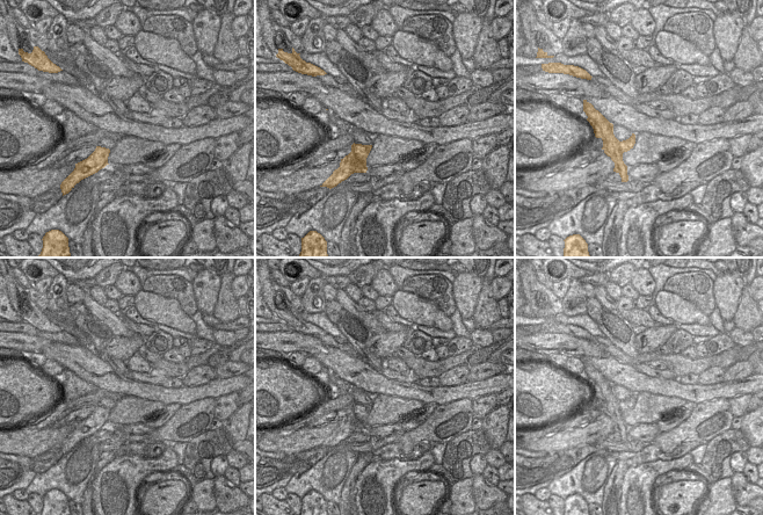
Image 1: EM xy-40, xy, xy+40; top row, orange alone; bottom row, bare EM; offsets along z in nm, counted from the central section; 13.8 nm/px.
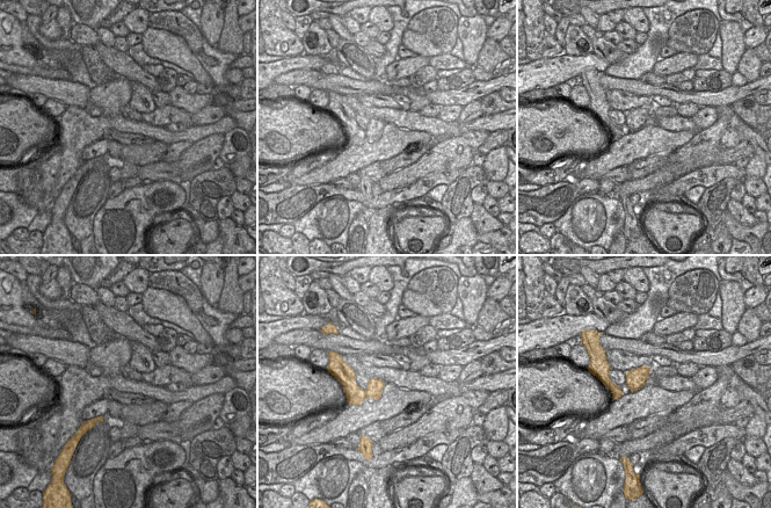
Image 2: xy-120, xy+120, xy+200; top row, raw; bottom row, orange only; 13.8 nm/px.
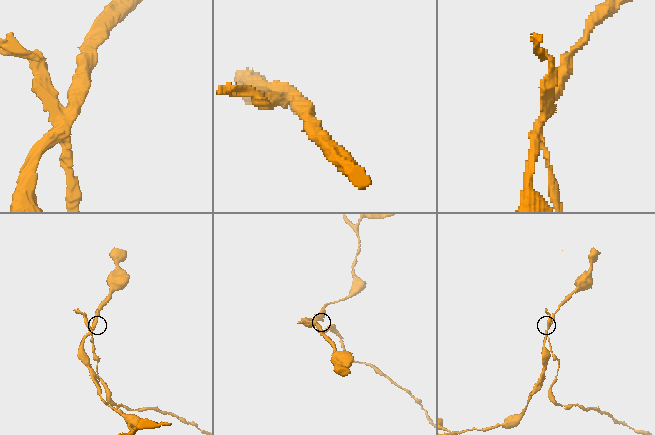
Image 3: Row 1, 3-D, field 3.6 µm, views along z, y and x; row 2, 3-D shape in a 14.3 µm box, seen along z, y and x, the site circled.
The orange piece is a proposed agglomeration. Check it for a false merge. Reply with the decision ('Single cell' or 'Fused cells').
Fused cells

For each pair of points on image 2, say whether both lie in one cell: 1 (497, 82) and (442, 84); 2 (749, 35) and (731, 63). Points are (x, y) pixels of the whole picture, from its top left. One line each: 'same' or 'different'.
1: different
2: different

